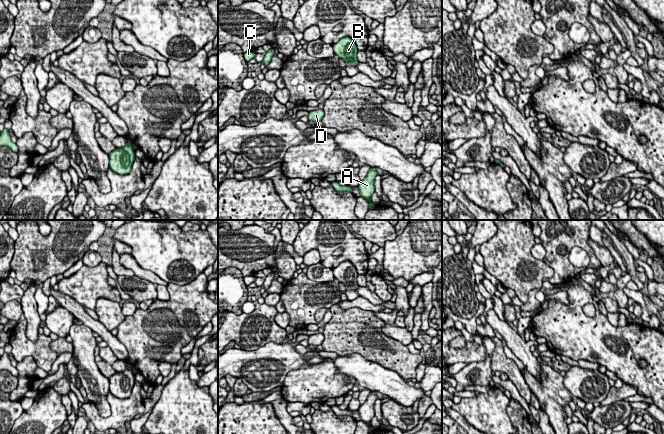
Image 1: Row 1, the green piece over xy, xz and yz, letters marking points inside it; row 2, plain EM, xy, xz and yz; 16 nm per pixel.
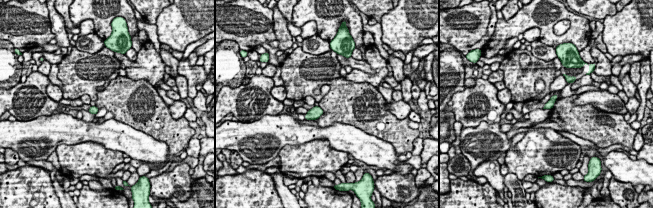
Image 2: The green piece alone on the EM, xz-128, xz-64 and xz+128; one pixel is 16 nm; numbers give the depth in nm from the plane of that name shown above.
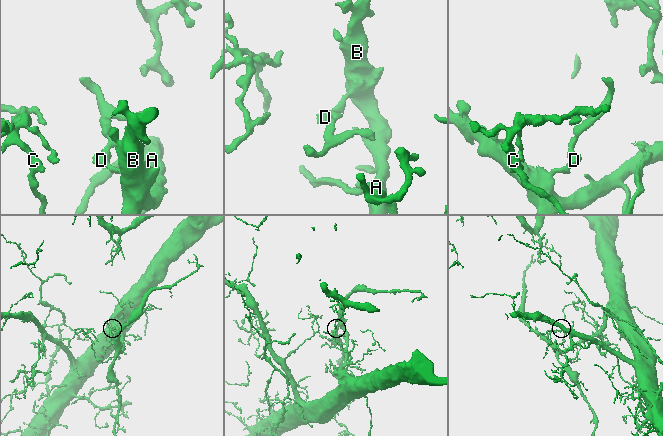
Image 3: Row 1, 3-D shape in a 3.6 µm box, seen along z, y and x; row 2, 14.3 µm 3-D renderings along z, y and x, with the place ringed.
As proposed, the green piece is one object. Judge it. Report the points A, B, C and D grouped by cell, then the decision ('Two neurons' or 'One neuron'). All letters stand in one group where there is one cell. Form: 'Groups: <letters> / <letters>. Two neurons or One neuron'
Groups: A B C D. One neuron

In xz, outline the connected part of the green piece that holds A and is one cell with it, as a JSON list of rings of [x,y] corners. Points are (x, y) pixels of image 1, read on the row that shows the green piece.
[[[371,167],[367,173],[367,176],[362,181],[360,181],[359,185],[357,186],[361,197],[370,202],[368,211],[373,210],[376,206],[374,203],[371,202],[371,196],[375,192],[374,179],[376,175],[377,171],[375,167]]]

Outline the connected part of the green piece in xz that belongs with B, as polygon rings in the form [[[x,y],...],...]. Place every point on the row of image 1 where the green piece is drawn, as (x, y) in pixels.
[[[348,36],[341,38],[336,44],[333,44],[334,53],[343,59],[346,66],[357,66],[357,46],[355,42]]]

